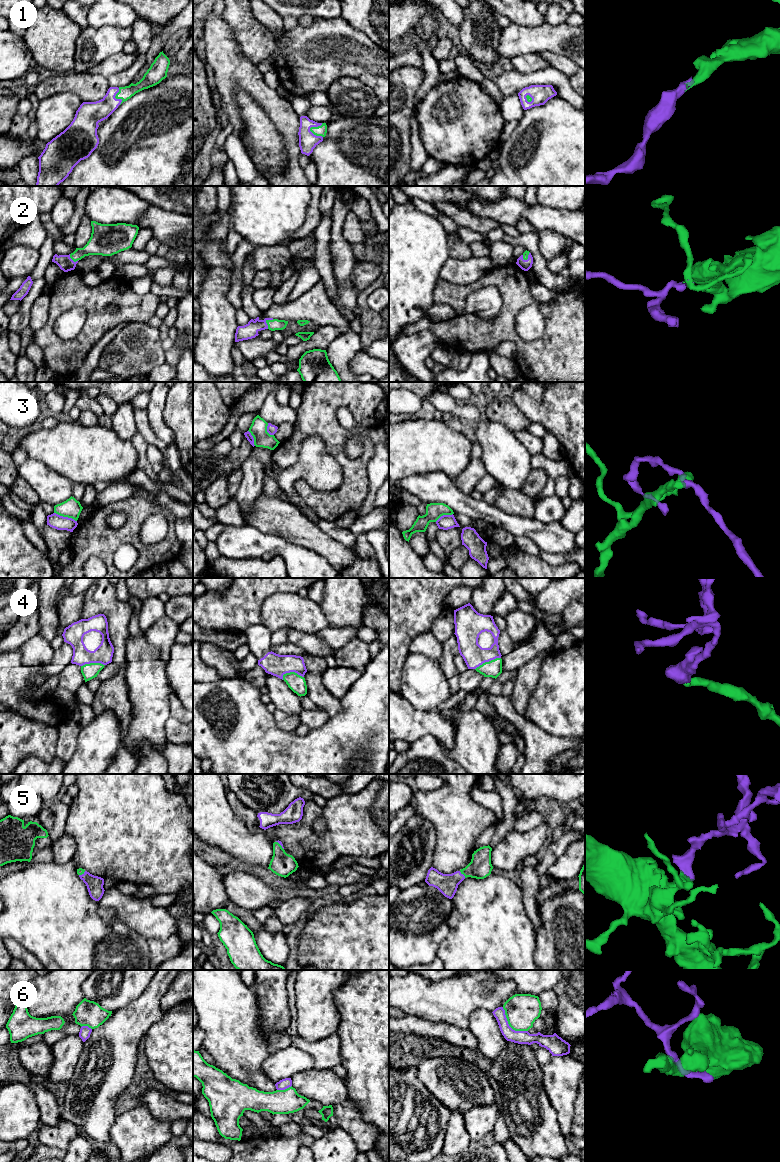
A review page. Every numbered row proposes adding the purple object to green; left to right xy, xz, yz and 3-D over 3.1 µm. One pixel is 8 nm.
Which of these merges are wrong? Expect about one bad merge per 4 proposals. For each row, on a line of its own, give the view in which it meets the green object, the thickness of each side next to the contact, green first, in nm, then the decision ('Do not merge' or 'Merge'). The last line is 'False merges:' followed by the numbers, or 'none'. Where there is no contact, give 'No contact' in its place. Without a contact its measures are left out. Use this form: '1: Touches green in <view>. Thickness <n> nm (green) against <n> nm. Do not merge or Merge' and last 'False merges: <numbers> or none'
1: Touches green in xz. Thickness 80 nm (green) against 140 nm. Merge
2: Touches green in xz. Thickness 90 nm (green) against 120 nm. Merge
3: Touches green in xy. Thickness 160 nm (green) against 120 nm. Do not merge
4: Touches green in yz. Thickness 140 nm (green) against 180 nm. Merge
5: Touches green in yz. Thickness 180 nm (green) against 170 nm. Merge
6: Touches green in yz. Thickness 260 nm (green) against 110 nm. Do not merge
False merges: 3, 6

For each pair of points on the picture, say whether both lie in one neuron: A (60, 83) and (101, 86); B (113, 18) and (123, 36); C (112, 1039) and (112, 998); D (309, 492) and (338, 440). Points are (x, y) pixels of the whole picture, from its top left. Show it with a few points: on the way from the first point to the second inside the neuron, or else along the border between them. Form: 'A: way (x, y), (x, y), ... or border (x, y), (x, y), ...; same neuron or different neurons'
A: way (70, 83), (91, 83); same neuron
B: border (131, 26), (102, 25), (94, 27); different neurons
C: border (133, 1000), (112, 1012); different neurons
D: way (329, 496), (347, 483), (347, 464), (343, 460); same neuron

